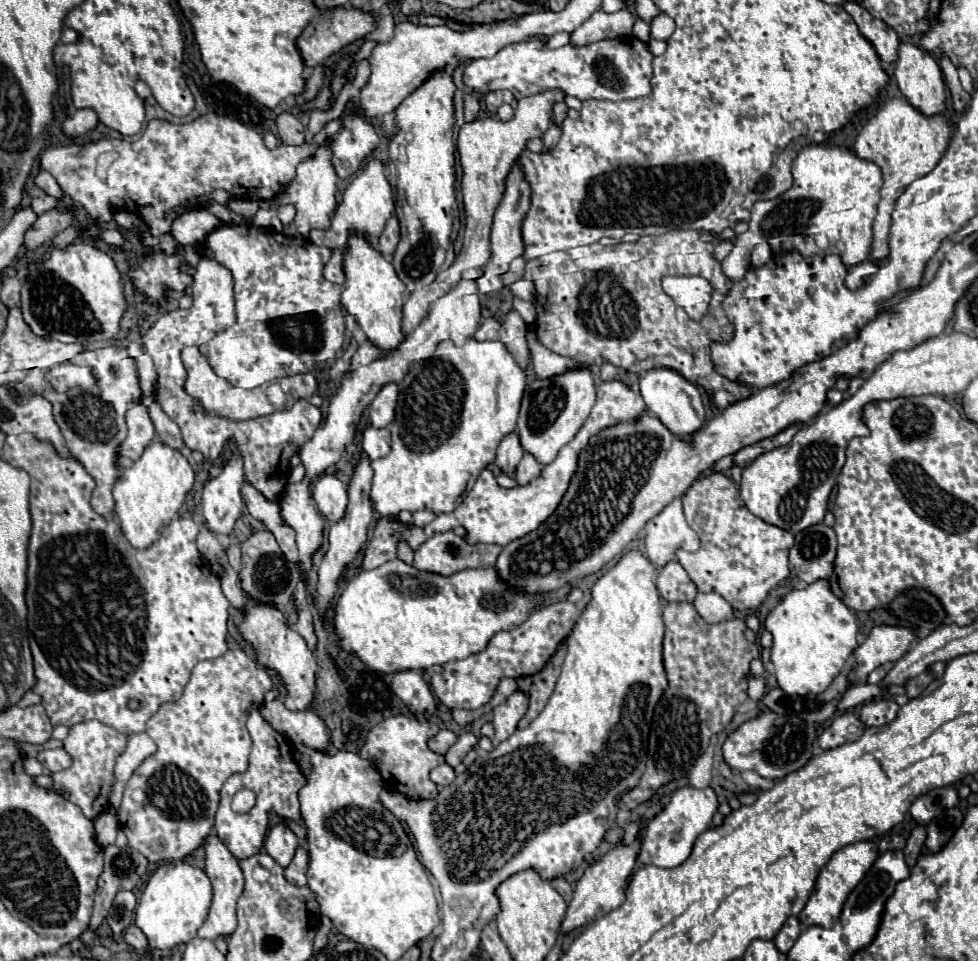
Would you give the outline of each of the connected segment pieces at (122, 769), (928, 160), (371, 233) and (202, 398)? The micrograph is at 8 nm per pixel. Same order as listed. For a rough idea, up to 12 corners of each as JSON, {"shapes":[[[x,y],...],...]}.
{"shapes":[[[146,733],[128,737],[128,747],[116,761],[116,785],[110,811],[116,813],[122,791],[134,769],[156,751]],[[890,97],[854,151],[884,185],[872,259],[888,257],[896,197],[930,173],[952,137],[946,115]],[[368,161],[346,187],[326,233],[310,241],[348,249],[360,233],[376,249],[392,189],[380,161]],[[198,347],[182,349],[186,393],[208,413],[246,421],[276,411],[266,387],[232,387]]]}

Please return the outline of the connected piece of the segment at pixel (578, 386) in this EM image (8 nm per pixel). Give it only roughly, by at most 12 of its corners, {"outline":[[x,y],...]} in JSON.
{"outline":[[586,365],[532,381],[518,417],[540,465],[576,437],[596,403]]}

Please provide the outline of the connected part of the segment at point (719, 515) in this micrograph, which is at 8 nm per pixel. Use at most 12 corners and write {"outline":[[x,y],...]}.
{"outline":[[722,473],[682,497],[698,591],[758,609],[794,535],[752,515]]}

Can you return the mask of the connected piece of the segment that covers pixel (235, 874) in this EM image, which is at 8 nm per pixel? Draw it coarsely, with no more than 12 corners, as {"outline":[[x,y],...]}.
{"outline":[[206,839],[206,875],[214,887],[198,937],[228,939],[244,891],[238,859]]}

